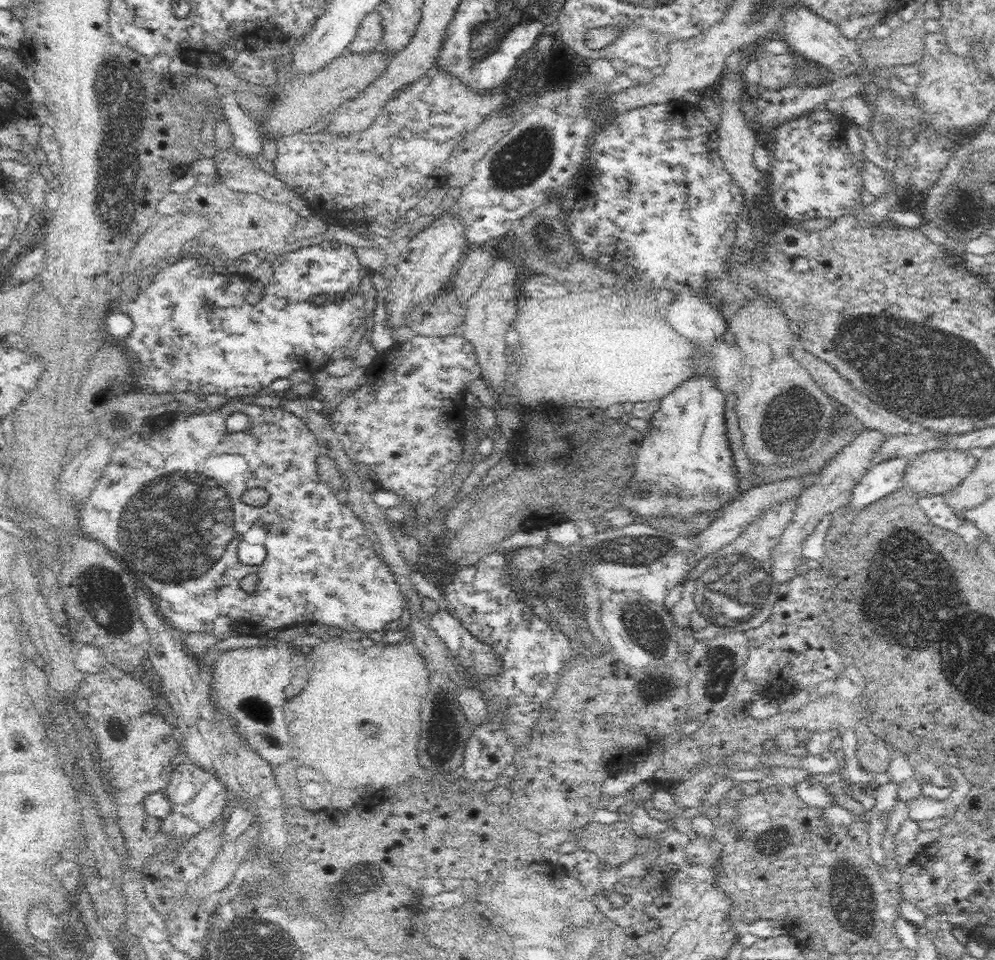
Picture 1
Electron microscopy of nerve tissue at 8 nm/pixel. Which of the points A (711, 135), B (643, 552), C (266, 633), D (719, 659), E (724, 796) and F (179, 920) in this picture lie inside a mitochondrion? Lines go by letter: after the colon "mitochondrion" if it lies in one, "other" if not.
A: other
B: mitochondrion
C: other
D: mitochondrion
E: other
F: other

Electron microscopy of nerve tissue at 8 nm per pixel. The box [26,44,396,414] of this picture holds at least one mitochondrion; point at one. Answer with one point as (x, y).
(119, 90)

